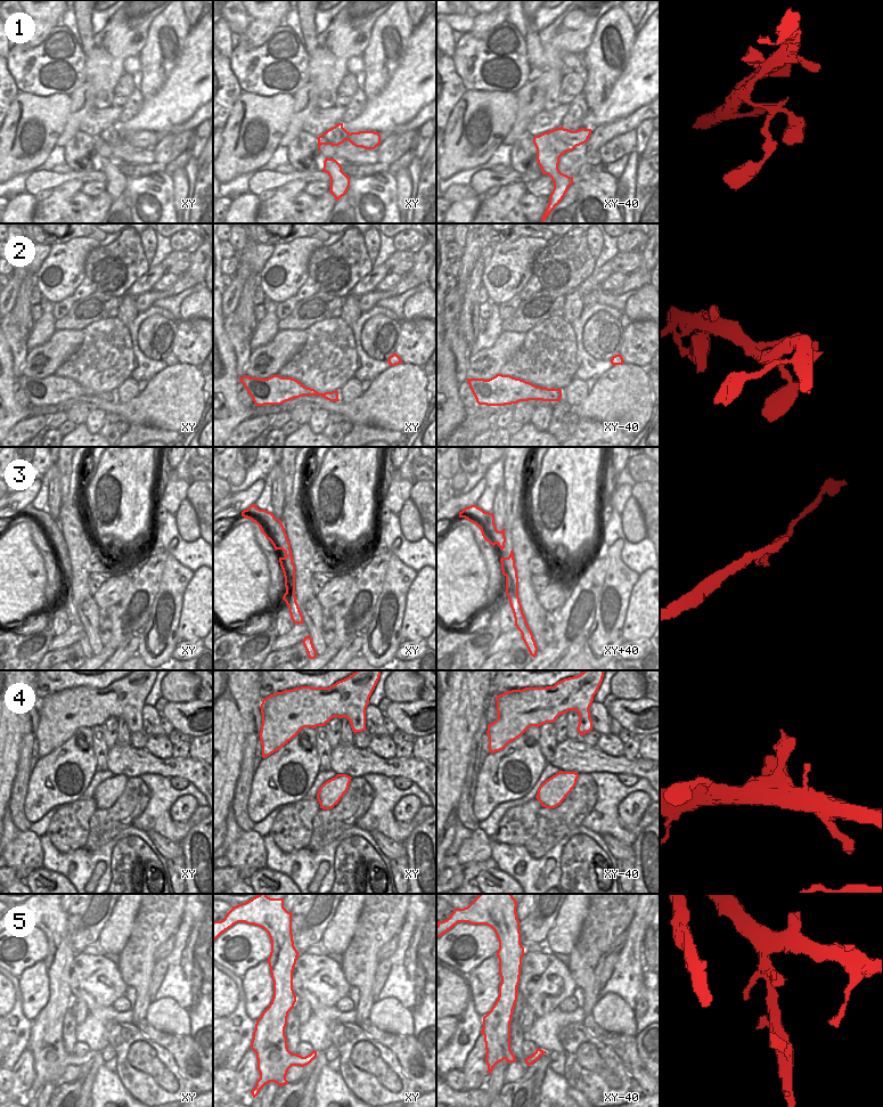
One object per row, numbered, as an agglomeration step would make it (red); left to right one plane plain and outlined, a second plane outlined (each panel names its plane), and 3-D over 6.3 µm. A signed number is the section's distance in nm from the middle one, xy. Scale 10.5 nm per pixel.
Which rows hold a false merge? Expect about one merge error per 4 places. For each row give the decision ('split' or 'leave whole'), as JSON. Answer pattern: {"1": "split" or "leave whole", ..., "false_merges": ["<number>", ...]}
{"1": "leave whole", "2": "leave whole", "3": "split", "4": "leave whole", "5": "leave whole", "false_merges": ["3"]}

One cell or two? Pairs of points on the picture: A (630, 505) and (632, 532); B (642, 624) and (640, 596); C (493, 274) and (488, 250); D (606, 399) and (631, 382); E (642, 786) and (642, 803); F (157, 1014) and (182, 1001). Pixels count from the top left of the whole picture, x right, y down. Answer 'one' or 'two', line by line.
A: one
B: one
C: two
D: one
E: two
F: two

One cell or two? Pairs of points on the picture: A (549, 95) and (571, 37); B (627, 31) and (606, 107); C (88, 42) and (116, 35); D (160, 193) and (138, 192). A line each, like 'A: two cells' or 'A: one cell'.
A: one cell
B: two cells
C: two cells
D: one cell

